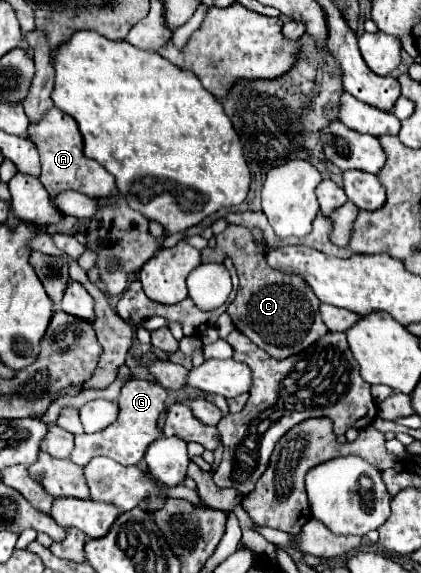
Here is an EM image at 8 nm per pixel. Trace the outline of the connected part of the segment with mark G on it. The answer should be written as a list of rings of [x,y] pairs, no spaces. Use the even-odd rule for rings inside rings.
[[[134,378],[122,386],[116,402],[120,406],[116,422],[112,422],[108,428],[104,428],[100,432],[76,436],[76,446],[74,446],[72,456],[70,456],[72,462],[84,466],[94,456],[108,456],[108,458],[116,460],[118,464],[130,466],[130,464],[138,464],[144,458],[146,448],[160,436],[158,416],[166,408],[166,390],[156,382]]]

